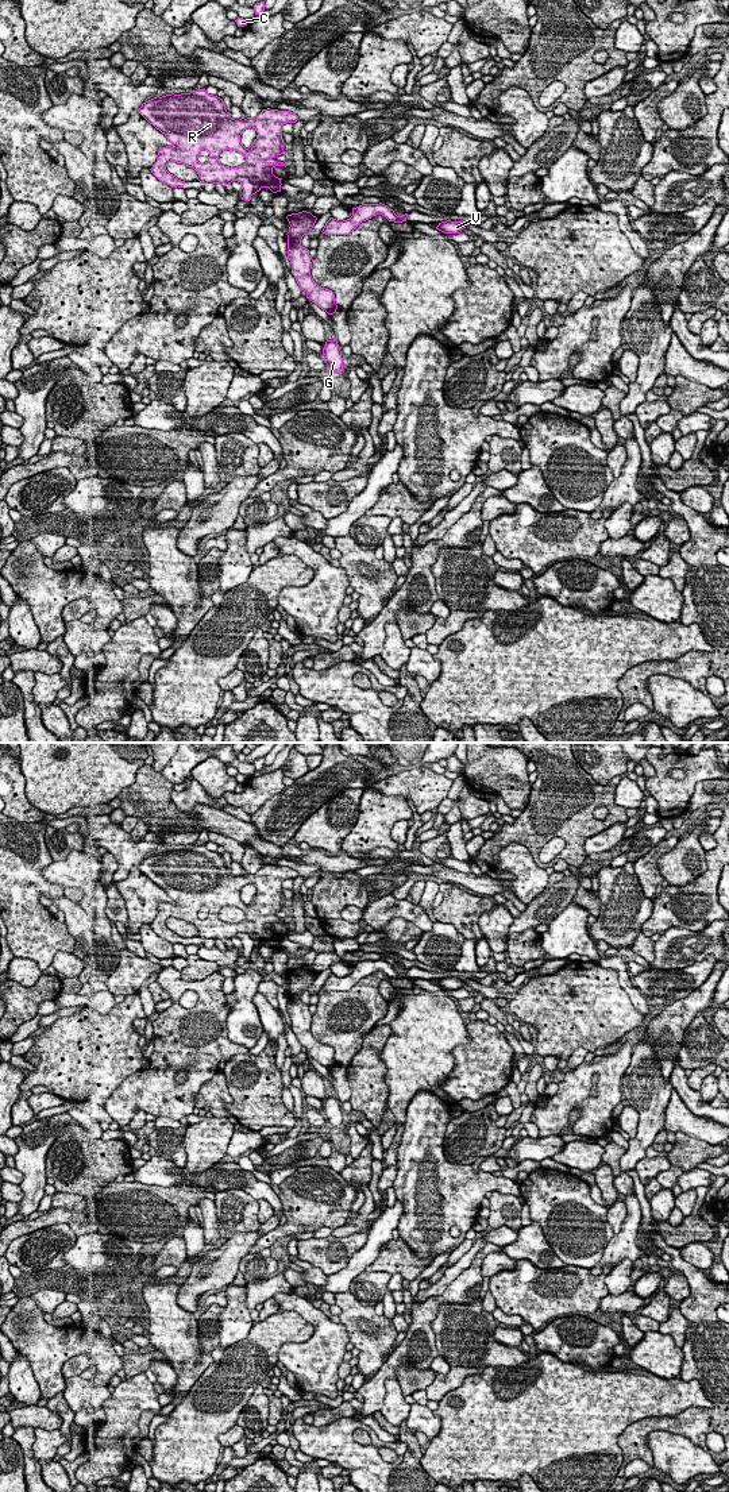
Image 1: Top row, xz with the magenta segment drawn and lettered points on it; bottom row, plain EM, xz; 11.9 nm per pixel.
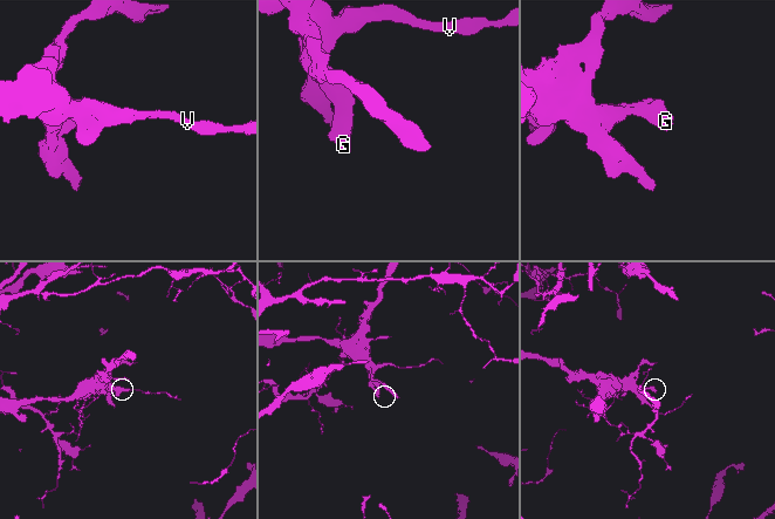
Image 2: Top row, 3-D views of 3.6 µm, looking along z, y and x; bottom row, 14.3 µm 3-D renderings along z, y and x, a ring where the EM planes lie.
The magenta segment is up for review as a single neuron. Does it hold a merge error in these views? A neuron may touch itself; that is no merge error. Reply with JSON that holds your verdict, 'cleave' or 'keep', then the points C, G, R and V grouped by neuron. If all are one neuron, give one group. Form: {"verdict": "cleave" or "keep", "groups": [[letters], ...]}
{"verdict": "cleave", "groups": [["C"], ["G", "R", "V"]]}

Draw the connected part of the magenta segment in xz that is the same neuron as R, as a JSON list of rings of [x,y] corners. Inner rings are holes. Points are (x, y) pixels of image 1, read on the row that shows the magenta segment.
[[[205,89],[157,96],[143,103],[138,112],[173,144],[158,150],[159,157],[150,169],[159,181],[171,188],[184,188],[185,181],[166,170],[166,165],[173,161],[193,167],[201,184],[225,186],[246,177],[254,184],[254,194],[262,188],[269,188],[273,193],[281,192],[282,178],[275,177],[273,169],[286,167],[288,163],[267,159],[284,154],[282,126],[296,123],[296,113],[267,108],[255,117],[235,120],[225,109],[223,99]],[[251,127],[258,135],[246,149],[240,135]],[[204,149],[209,151],[209,157],[205,163],[200,163],[197,158]],[[225,150],[240,153],[246,163],[238,167],[221,165],[219,155]]]

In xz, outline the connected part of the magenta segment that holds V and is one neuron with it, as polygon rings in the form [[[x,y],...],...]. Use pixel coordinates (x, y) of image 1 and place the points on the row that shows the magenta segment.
[[[451,220],[441,221],[436,227],[436,230],[444,234],[460,234],[463,228],[466,228],[463,221],[451,221]]]

